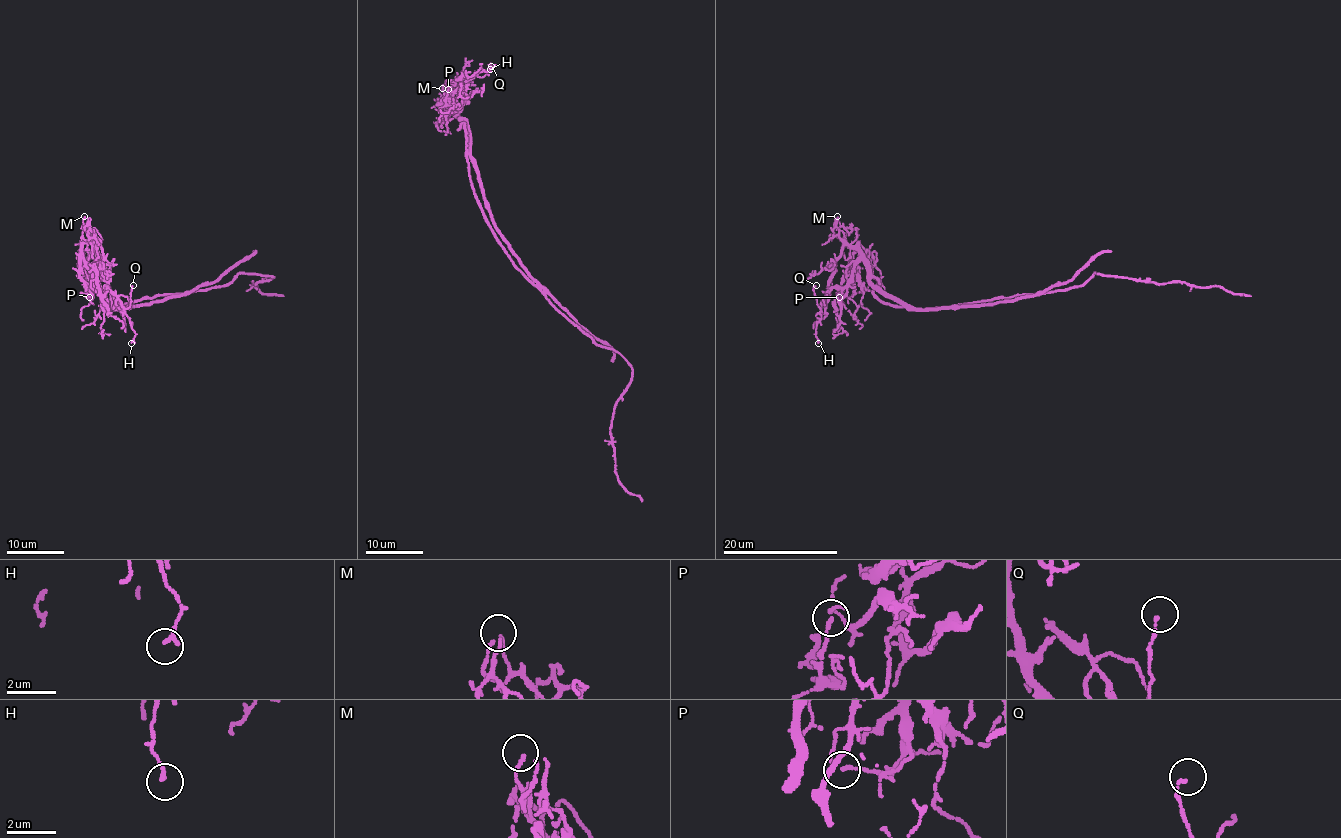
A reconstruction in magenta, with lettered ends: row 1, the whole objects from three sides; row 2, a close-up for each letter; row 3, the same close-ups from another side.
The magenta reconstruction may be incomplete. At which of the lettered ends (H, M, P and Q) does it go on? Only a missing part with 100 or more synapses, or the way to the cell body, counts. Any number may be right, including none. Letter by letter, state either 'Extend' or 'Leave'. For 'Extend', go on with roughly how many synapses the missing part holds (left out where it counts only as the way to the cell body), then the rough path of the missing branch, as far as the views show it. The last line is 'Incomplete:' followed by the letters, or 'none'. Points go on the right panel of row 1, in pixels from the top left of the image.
H: Leave
M: Leave
P: Leave
Q: Leave
Incomplete: none

